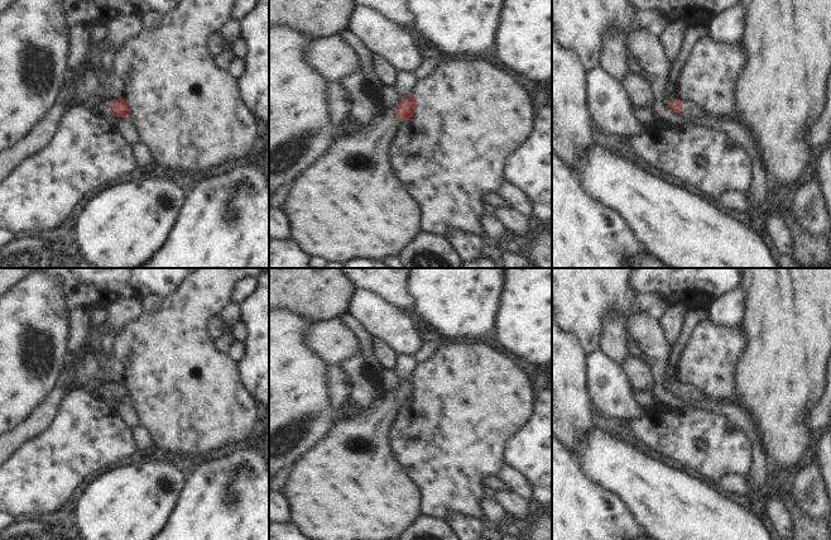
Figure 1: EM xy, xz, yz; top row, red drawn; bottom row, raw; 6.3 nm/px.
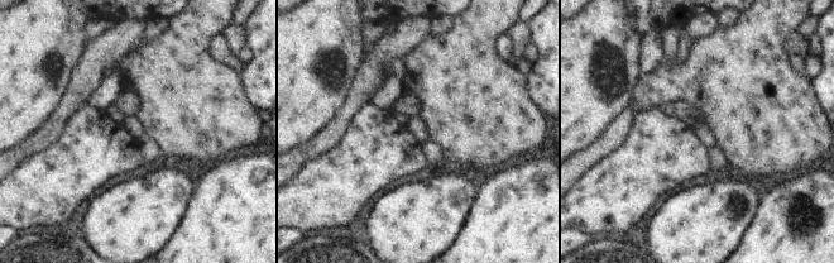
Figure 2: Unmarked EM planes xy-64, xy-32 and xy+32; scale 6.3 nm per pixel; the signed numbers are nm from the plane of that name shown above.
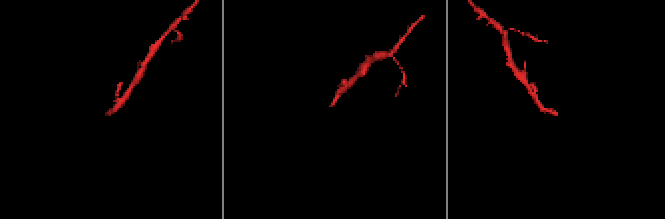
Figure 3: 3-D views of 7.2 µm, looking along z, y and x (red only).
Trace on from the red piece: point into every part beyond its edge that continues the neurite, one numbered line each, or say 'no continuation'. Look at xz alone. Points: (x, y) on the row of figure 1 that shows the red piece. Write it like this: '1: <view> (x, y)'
1: xz (350, 204).

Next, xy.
1: xy (104, 109).

